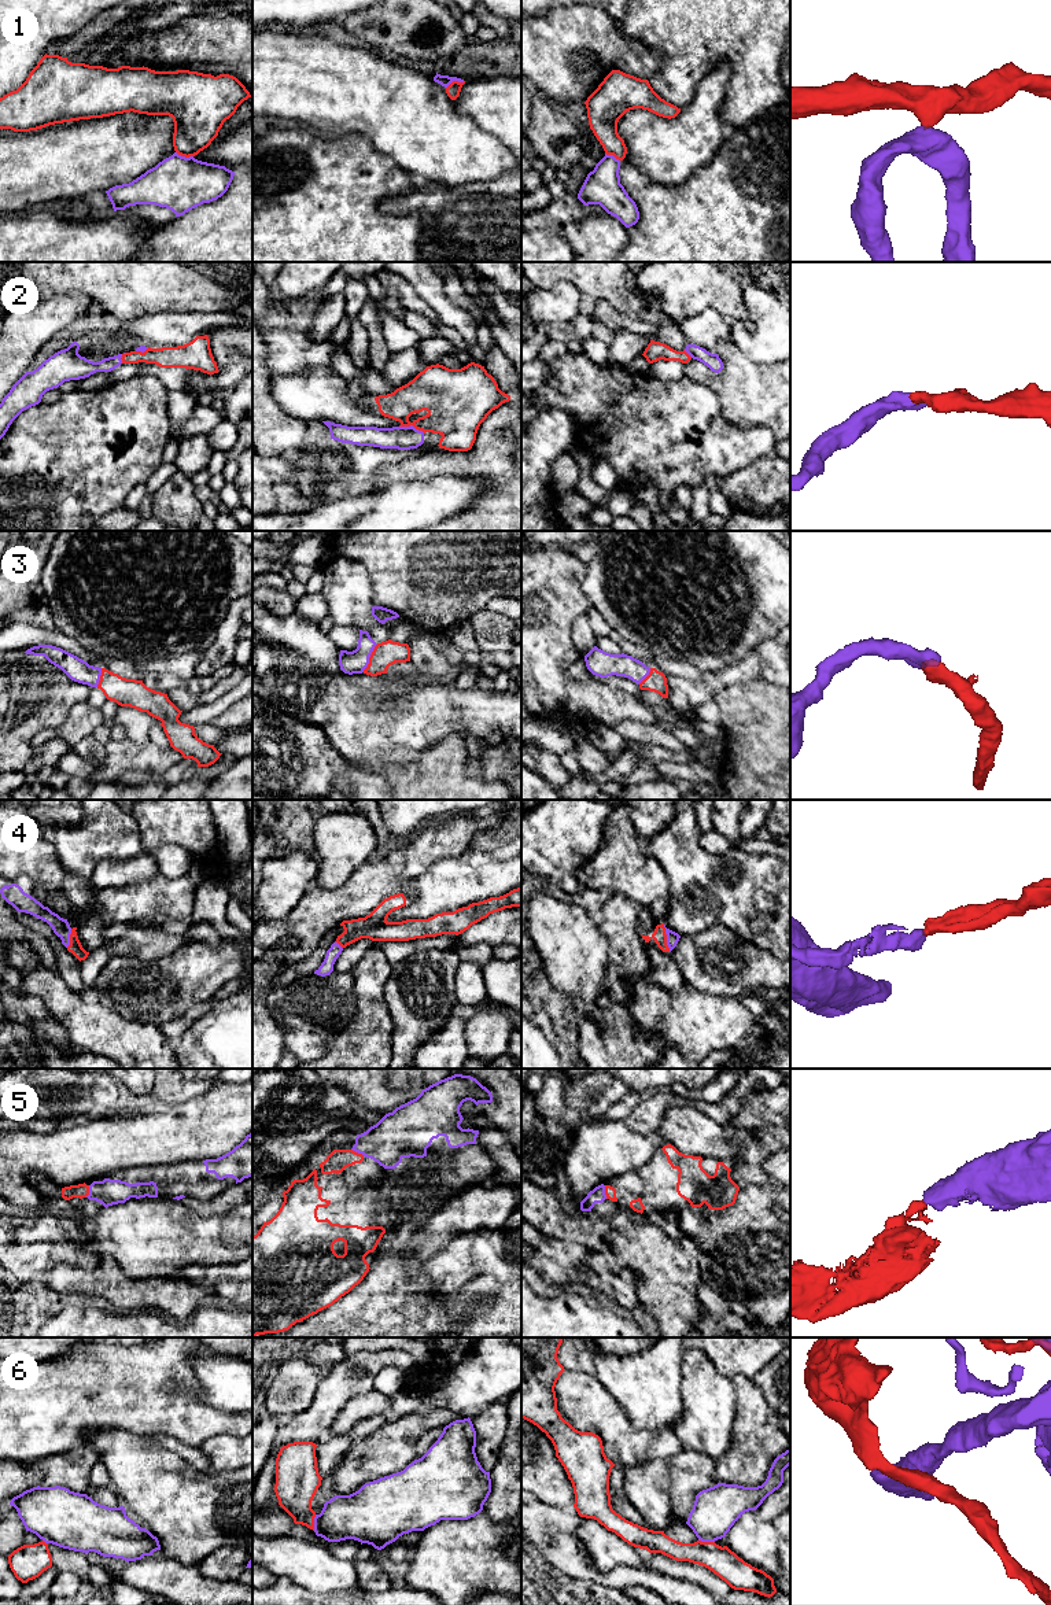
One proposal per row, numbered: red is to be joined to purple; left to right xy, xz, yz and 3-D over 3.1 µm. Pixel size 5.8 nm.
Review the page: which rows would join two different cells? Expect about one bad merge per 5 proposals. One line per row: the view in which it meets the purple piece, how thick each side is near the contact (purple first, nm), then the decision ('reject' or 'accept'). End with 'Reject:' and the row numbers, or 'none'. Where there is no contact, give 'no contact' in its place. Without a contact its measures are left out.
1: xz | 70/80 nm | reject
2: xz | 140/280 nm | accept
3: xz | 140/140 nm | accept
4: yz | 70/80 nm | accept
5: yz | 90/60 nm | accept
6: xz | 260/240 nm | accept
Reject: 1

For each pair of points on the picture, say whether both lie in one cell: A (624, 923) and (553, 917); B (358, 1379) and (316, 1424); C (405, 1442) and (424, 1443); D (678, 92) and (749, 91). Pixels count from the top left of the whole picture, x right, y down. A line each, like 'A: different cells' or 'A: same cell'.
A: different cells
B: same cell
C: different cells
D: same cell

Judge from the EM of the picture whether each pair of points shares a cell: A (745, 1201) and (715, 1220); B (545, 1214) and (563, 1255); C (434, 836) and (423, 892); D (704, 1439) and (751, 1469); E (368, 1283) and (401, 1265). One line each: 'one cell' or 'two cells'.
A: one cell
B: two cells
C: two cells
D: two cells
E: one cell

